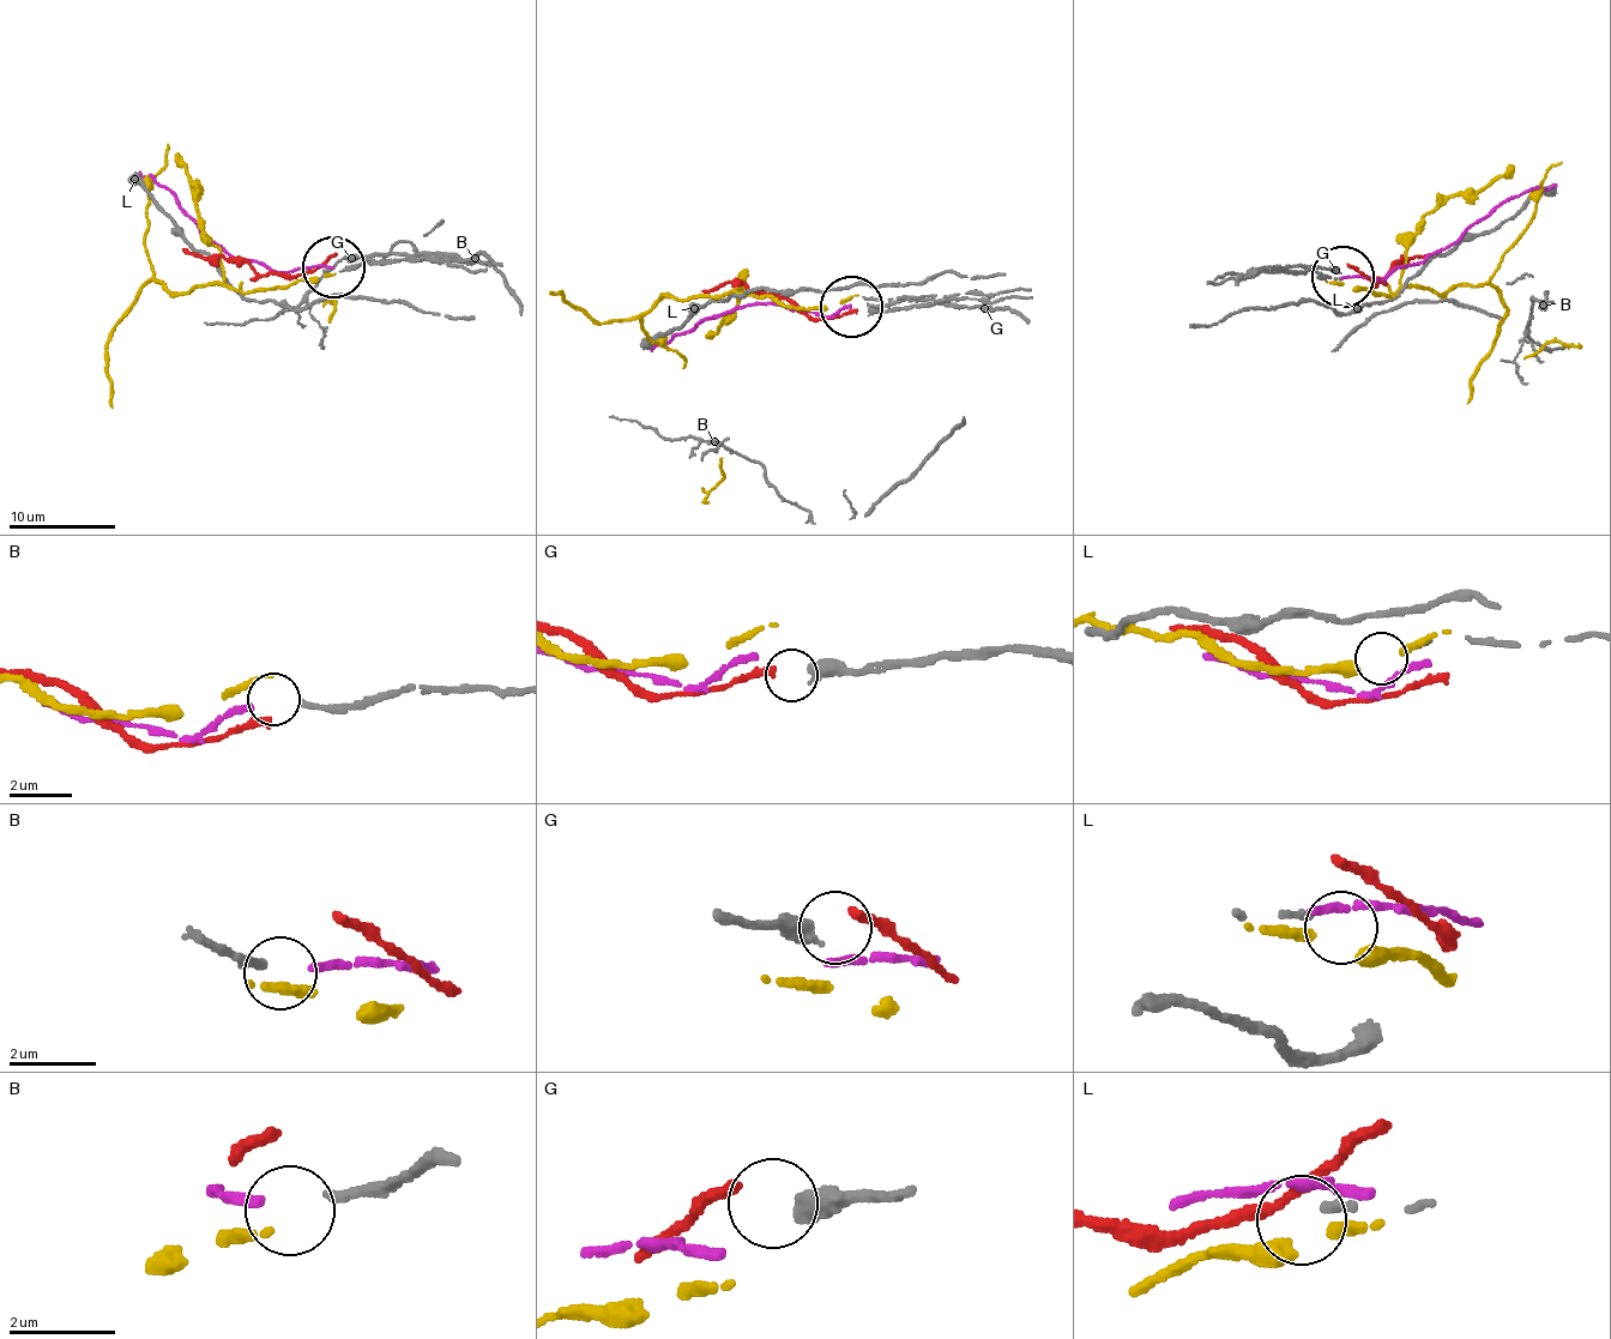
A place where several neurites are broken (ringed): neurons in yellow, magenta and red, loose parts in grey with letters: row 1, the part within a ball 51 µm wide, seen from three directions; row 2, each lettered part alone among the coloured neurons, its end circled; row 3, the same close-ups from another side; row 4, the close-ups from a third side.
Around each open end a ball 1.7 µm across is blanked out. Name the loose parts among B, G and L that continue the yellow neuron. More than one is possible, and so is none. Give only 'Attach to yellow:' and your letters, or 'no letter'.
Attach to yellow: no letter

